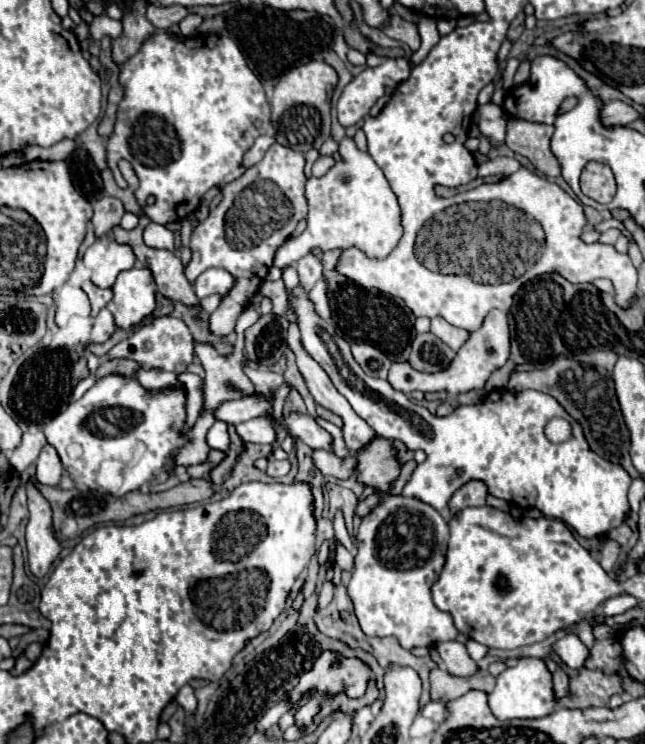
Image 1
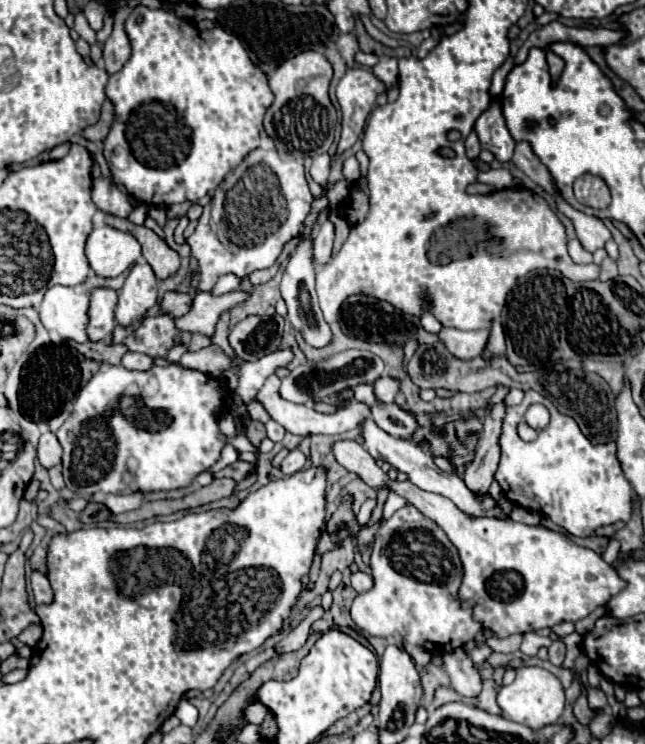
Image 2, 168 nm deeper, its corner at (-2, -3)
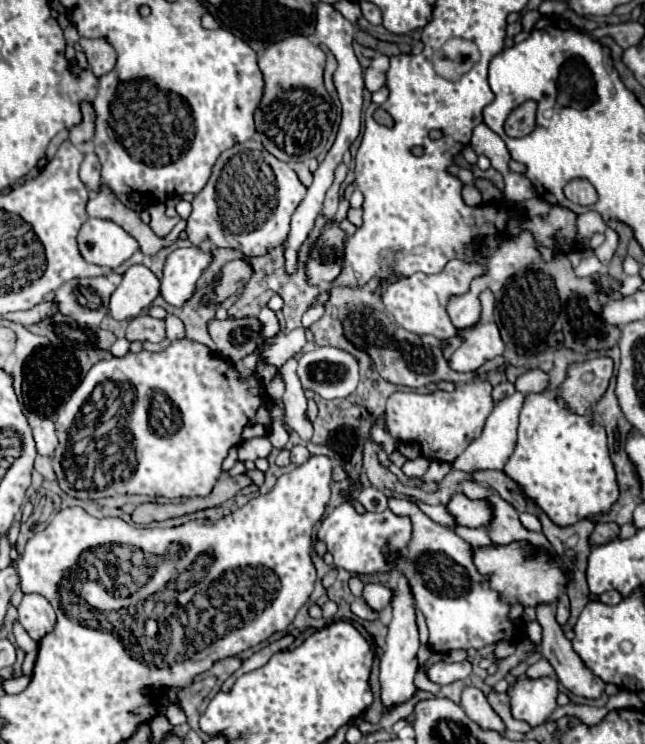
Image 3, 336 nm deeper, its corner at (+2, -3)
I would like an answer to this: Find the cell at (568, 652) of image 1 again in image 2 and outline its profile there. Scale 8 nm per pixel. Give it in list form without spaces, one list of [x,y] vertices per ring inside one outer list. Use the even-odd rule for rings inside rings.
[[[529,632],[529,634],[523,634],[521,652],[523,652],[523,654],[527,654],[527,656],[535,656],[535,654],[537,654],[537,650],[539,650],[541,646],[549,646],[549,644],[551,644],[551,640],[549,640],[549,638],[543,638],[543,636],[535,634],[535,632]]]

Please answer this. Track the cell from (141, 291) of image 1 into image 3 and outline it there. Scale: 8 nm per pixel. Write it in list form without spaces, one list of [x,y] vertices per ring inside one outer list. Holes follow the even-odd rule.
[[[143,264],[131,266],[117,290],[111,294],[109,312],[115,320],[131,320],[143,314],[159,296],[157,276]]]

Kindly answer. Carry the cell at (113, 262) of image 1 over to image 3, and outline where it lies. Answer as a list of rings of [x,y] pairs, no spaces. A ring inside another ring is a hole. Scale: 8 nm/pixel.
[[[89,218],[77,236],[81,256],[95,266],[115,270],[125,260],[129,260],[137,250],[139,244],[115,222]]]

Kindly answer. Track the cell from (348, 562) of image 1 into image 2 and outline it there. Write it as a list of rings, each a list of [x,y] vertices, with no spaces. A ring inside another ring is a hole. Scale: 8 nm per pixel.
[[[355,572],[355,574],[351,576],[351,582],[353,582],[353,588],[355,588],[357,592],[367,592],[367,590],[371,590],[371,586],[373,586],[371,576],[365,574],[365,572]]]

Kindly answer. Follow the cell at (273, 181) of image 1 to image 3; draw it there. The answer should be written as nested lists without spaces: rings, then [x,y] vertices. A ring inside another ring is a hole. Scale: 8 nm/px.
[[[247,140],[219,156],[207,186],[191,202],[193,212],[187,218],[185,232],[193,246],[209,242],[217,248],[241,250],[245,258],[255,258],[285,242],[291,214],[305,196],[305,186],[287,162],[263,150],[261,142]],[[217,200],[227,200],[227,214],[219,212]]]

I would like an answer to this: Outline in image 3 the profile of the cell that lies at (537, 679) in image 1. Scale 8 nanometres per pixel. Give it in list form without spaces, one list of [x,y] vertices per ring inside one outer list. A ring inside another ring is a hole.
[[[521,674],[517,676],[515,684],[507,690],[511,714],[533,728],[541,726],[557,708],[557,692],[557,680],[529,678]]]

